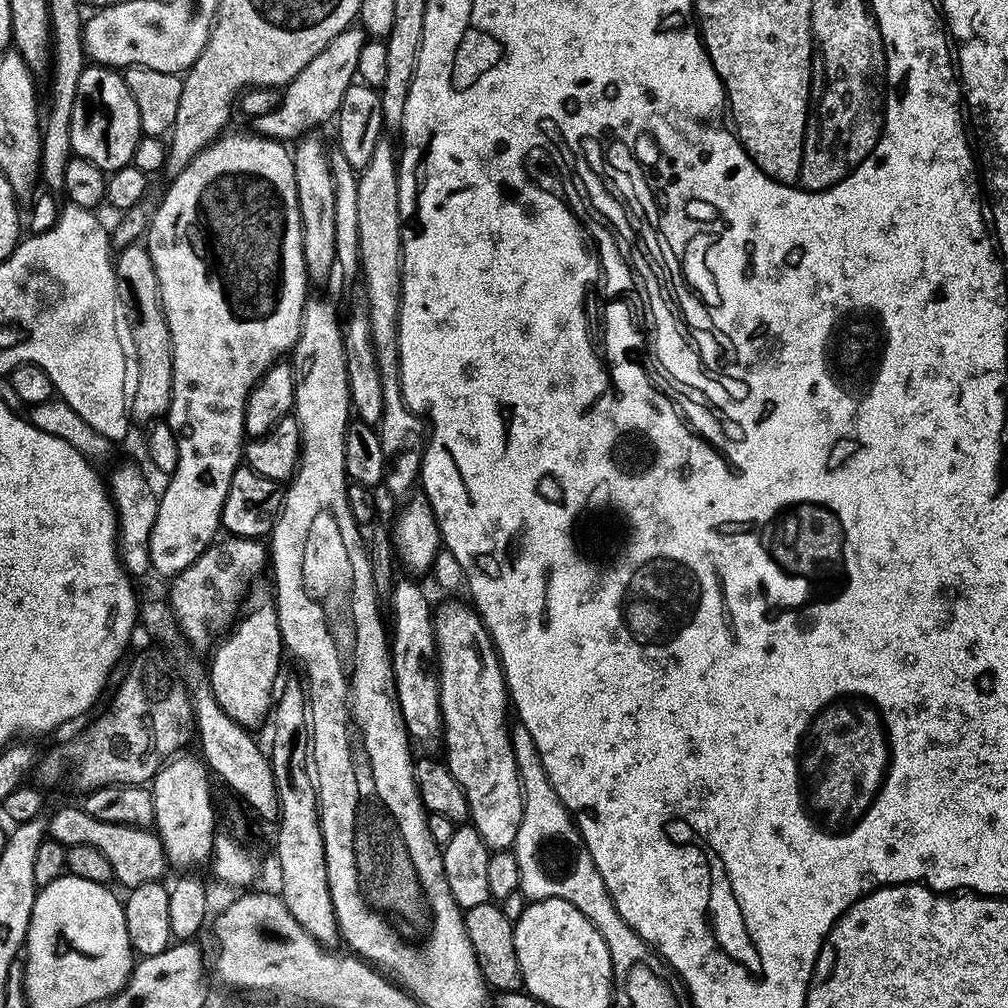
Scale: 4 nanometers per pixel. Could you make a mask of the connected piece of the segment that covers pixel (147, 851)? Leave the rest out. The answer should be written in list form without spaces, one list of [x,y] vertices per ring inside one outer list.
[[[83,807],[60,808],[53,816],[47,817],[47,835],[53,840],[59,840],[61,844],[89,844],[102,854],[106,854],[107,861],[112,867],[115,883],[124,884],[125,889],[138,886],[142,882],[160,880],[163,877],[164,868],[169,867],[168,859],[164,857],[164,847],[160,837],[155,831],[135,824],[115,824],[94,818],[84,812]]]

